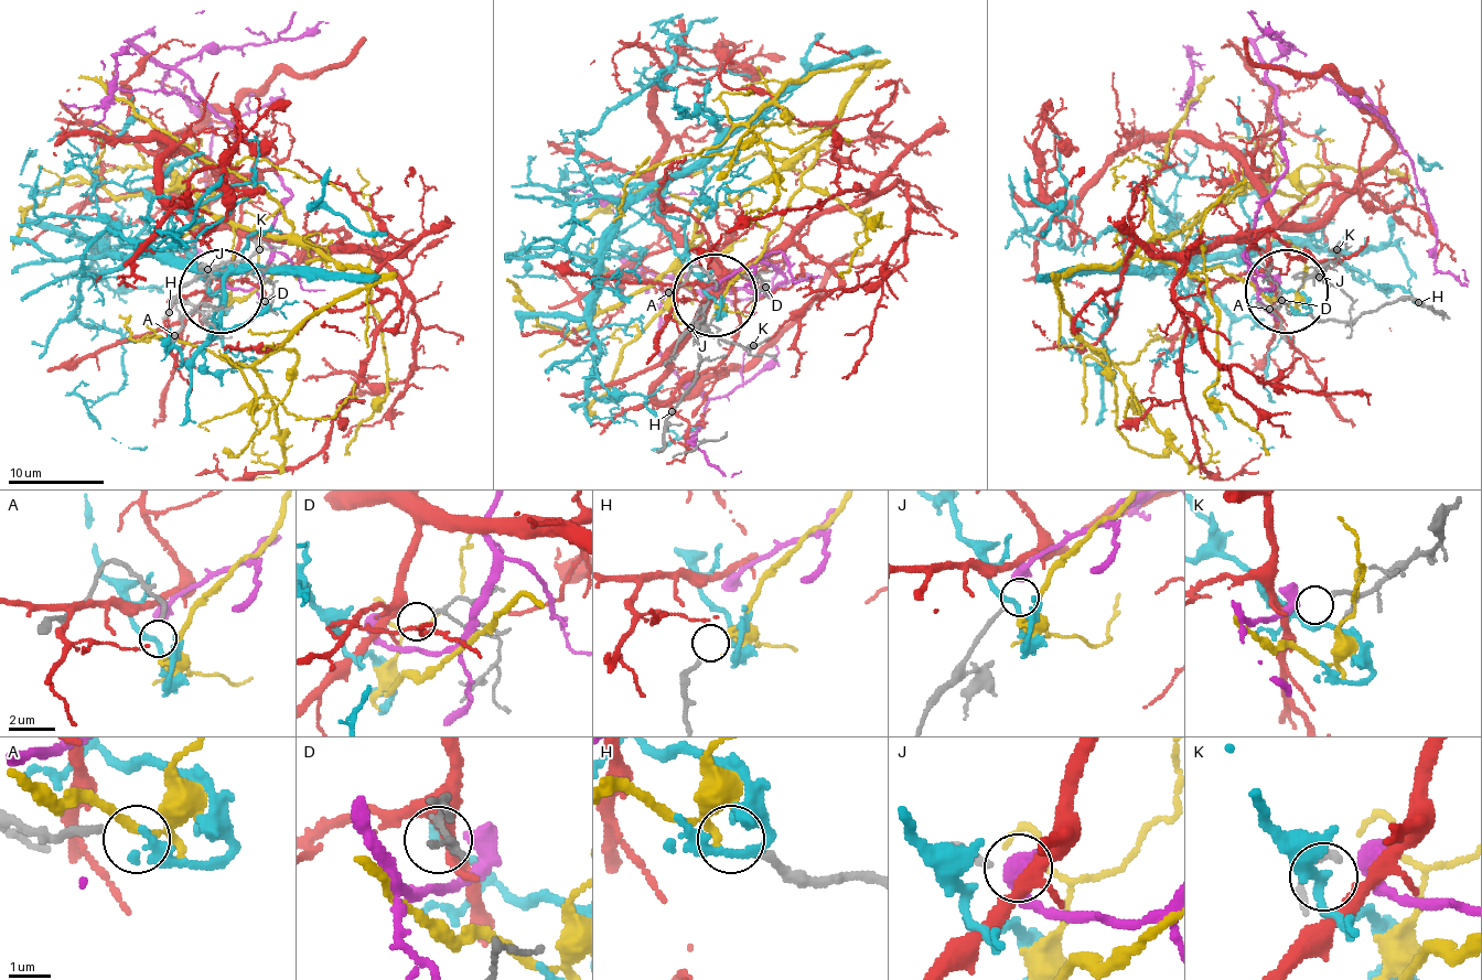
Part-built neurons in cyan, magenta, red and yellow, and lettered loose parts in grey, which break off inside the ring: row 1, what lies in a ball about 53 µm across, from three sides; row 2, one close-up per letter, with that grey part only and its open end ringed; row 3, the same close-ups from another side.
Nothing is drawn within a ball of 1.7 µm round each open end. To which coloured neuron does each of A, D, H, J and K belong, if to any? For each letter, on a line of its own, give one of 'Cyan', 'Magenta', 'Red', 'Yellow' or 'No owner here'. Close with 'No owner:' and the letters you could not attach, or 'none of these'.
A: Cyan
D: Red
H: Yellow
J: Magenta
K: No owner here
No owner: K

